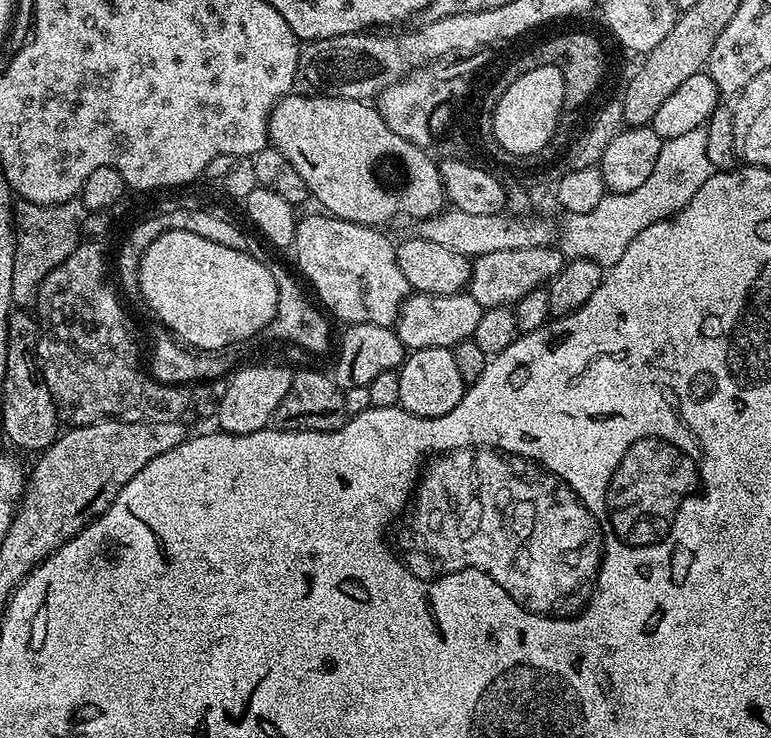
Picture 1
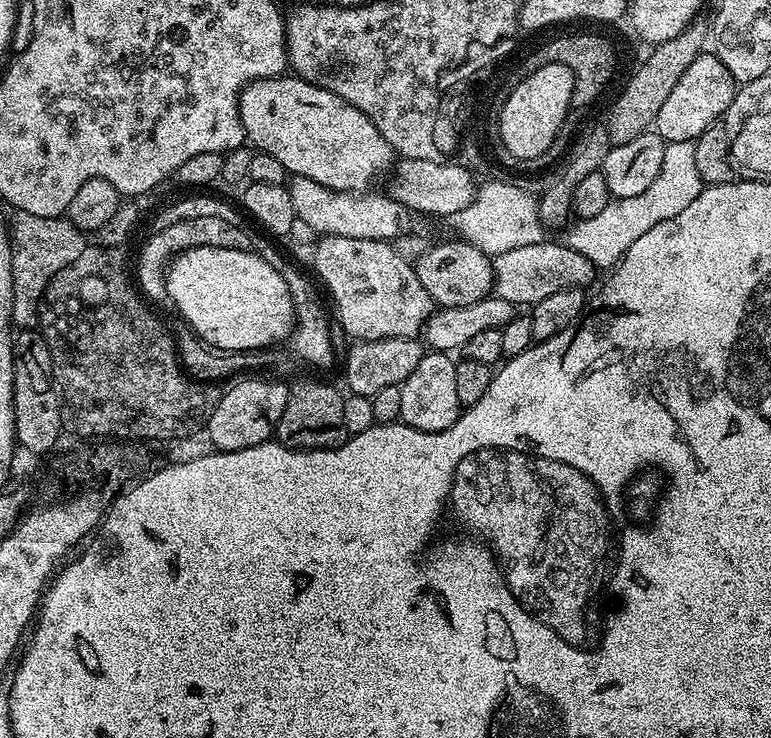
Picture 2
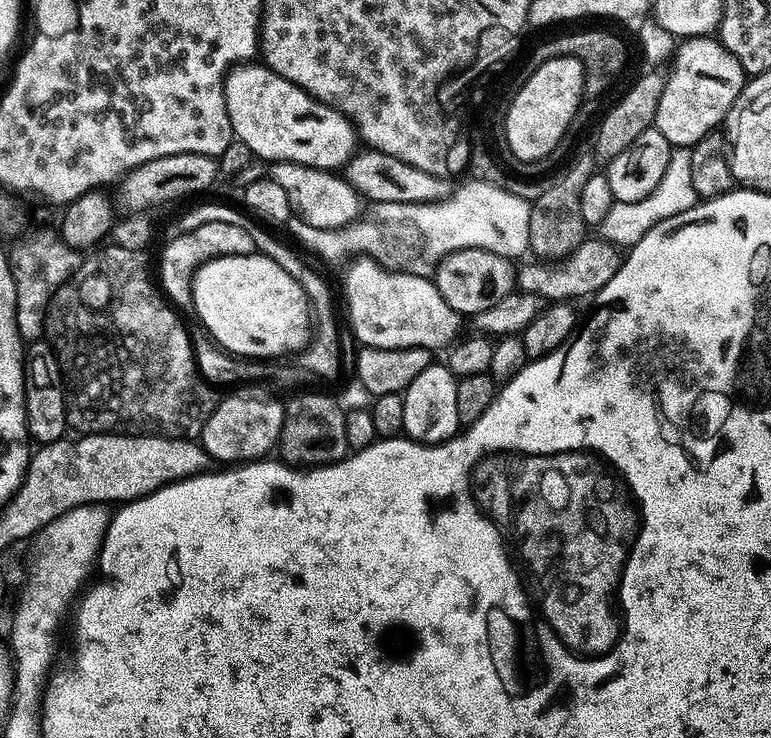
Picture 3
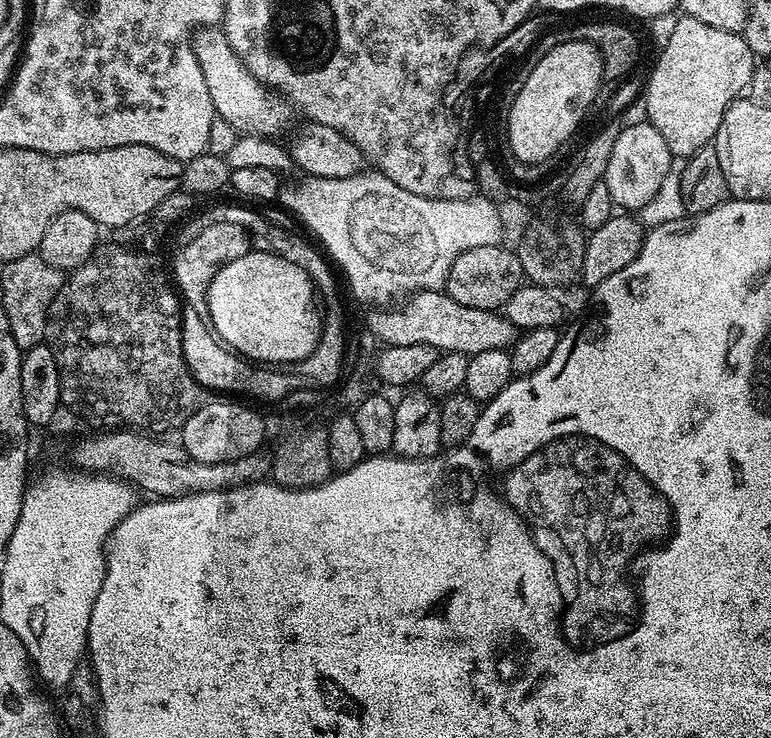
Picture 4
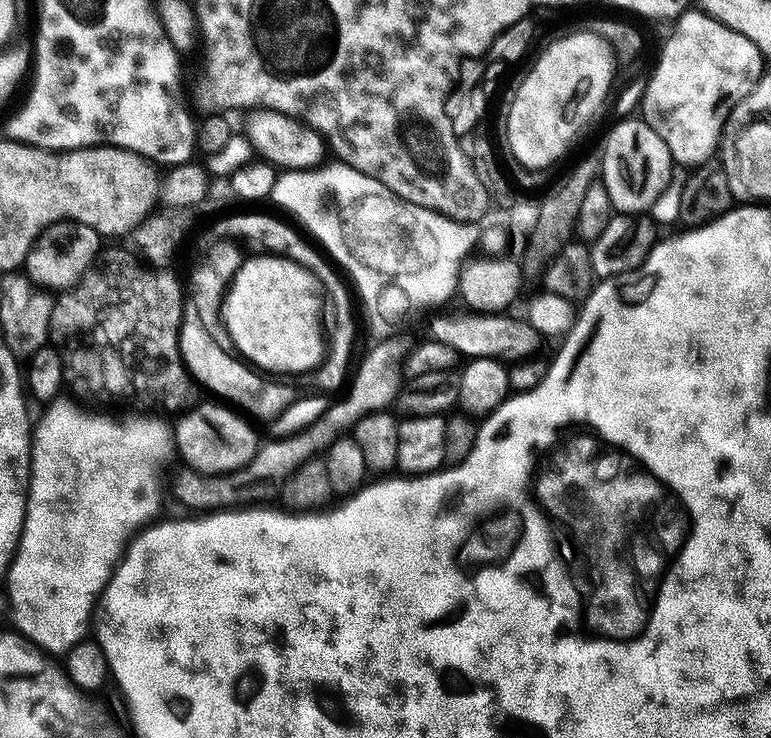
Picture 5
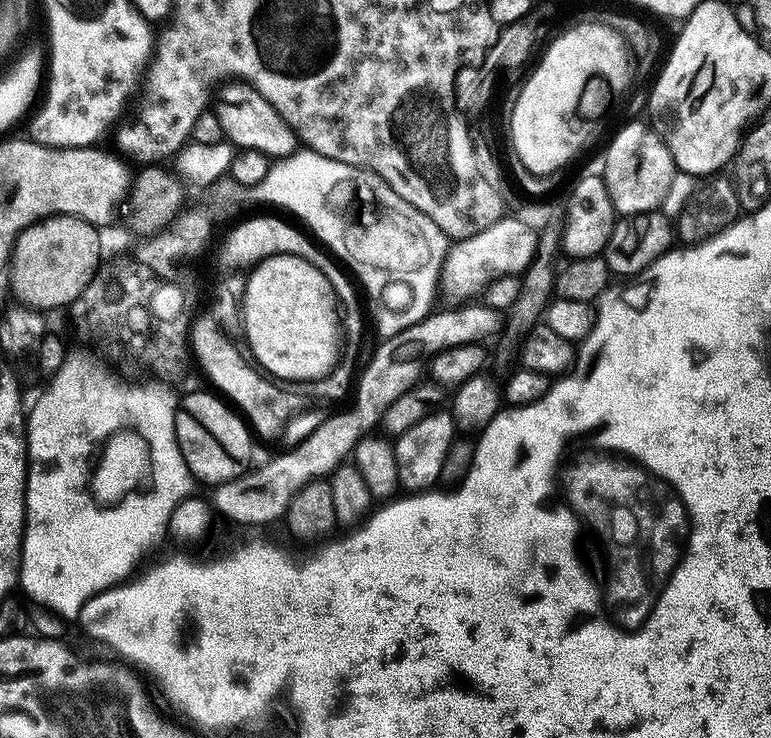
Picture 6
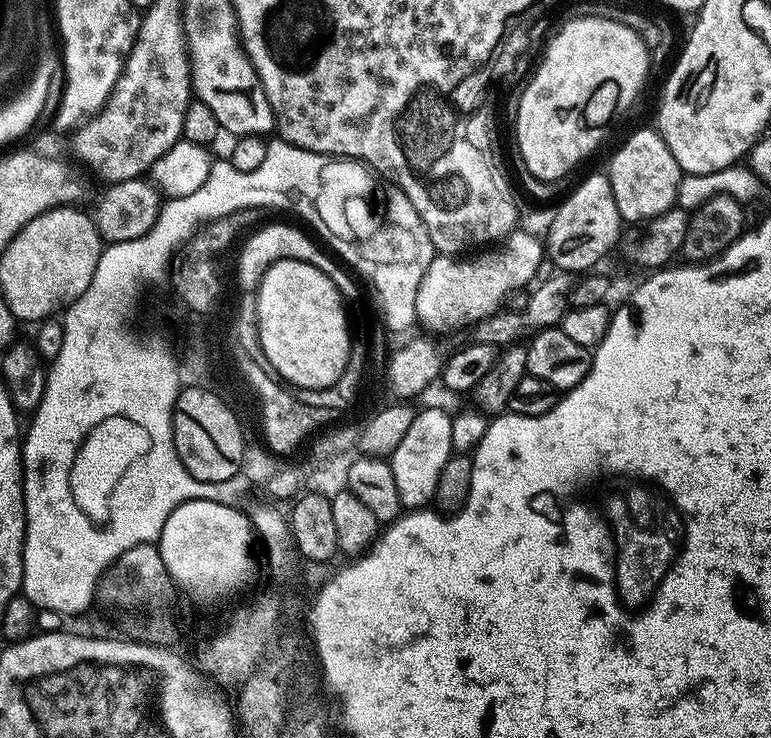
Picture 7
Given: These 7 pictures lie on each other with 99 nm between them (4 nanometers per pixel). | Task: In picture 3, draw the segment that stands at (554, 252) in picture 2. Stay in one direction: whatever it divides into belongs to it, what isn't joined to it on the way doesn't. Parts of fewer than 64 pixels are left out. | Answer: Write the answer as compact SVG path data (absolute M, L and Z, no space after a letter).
M586 238L574 251L559 262L521 263L518 268L518 288L521 292L535 292L548 302L568 302L571 296L595 297L596 293L614 278L620 268L622 252L617 245L603 238Z

